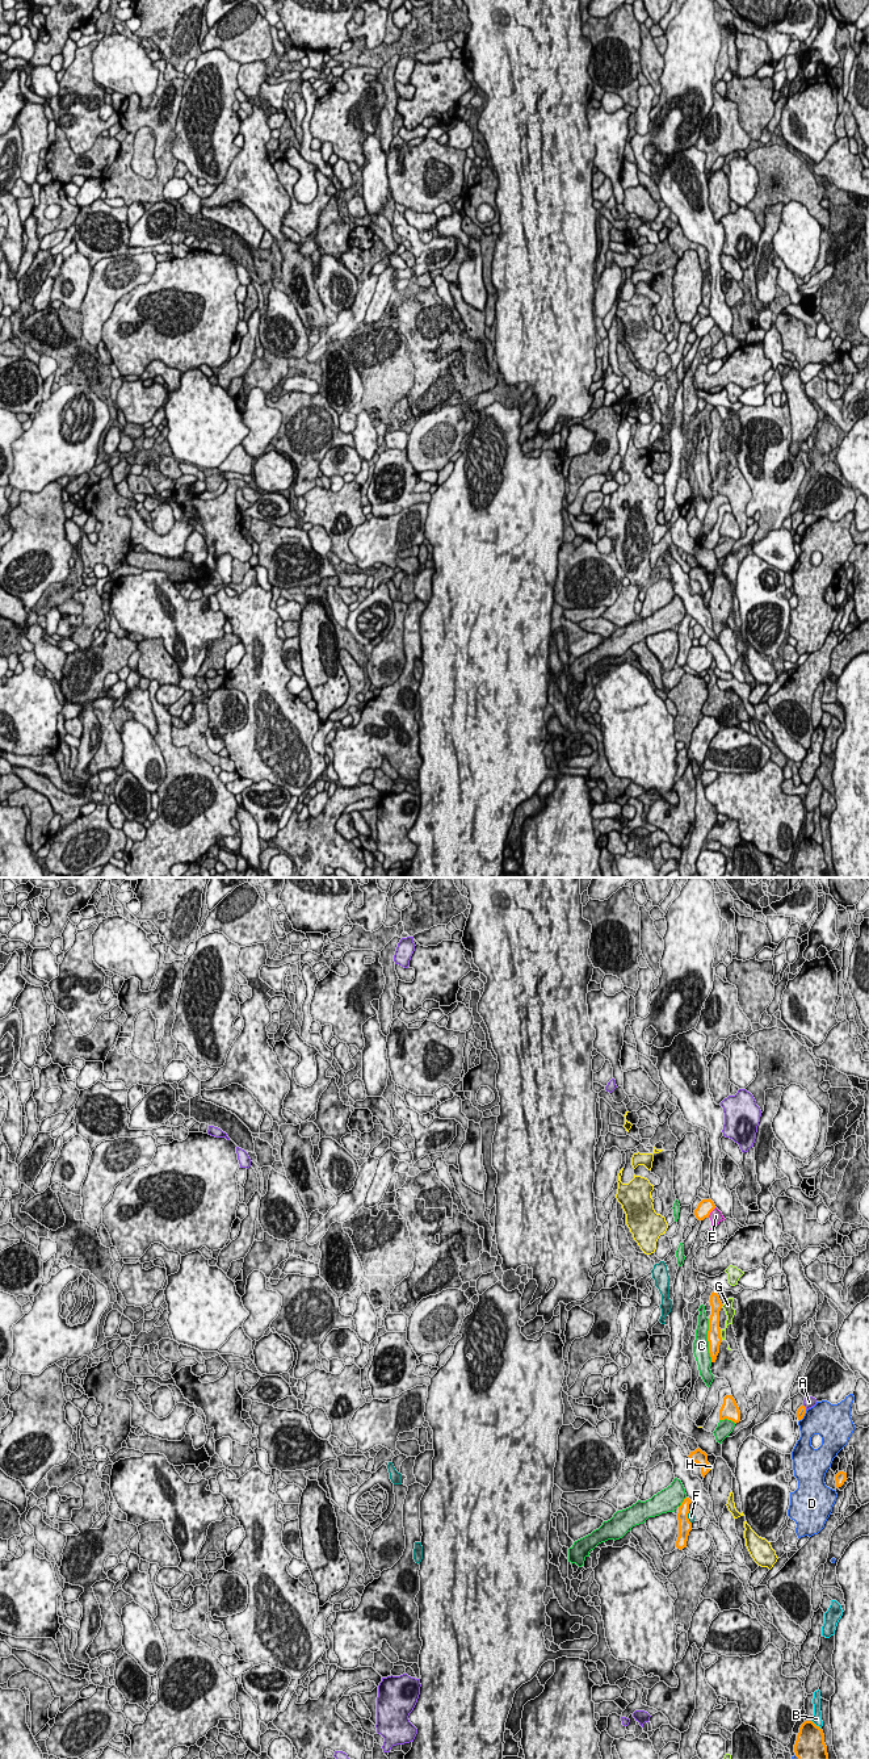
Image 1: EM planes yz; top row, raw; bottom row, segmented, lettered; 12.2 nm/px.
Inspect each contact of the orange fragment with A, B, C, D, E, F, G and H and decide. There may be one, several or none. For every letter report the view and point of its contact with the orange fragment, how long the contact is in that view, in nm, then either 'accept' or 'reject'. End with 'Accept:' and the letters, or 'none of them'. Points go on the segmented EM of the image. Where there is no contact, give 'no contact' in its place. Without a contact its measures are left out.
A: meets orange in yz at (805, 1407); contact 70 nm long; reject
B: meets orange in yz at (815, 1725); contact 170 nm long; reject
C: meets orange in yz at (708, 1340); contact 550 nm long; reject
D: meets orange in yz at (804, 1415); contact 170 nm long; reject
E: meets orange in yz at (710, 1211); contact 160 nm long; reject
F: meets orange in yz at (687, 1517); contact 160 nm long; reject
G: meets orange in yz at (720, 1335); contact 130 nm long; reject
H: meets orange in yz at (708, 1466); contact 90 nm long; reject
Accept: none of them

